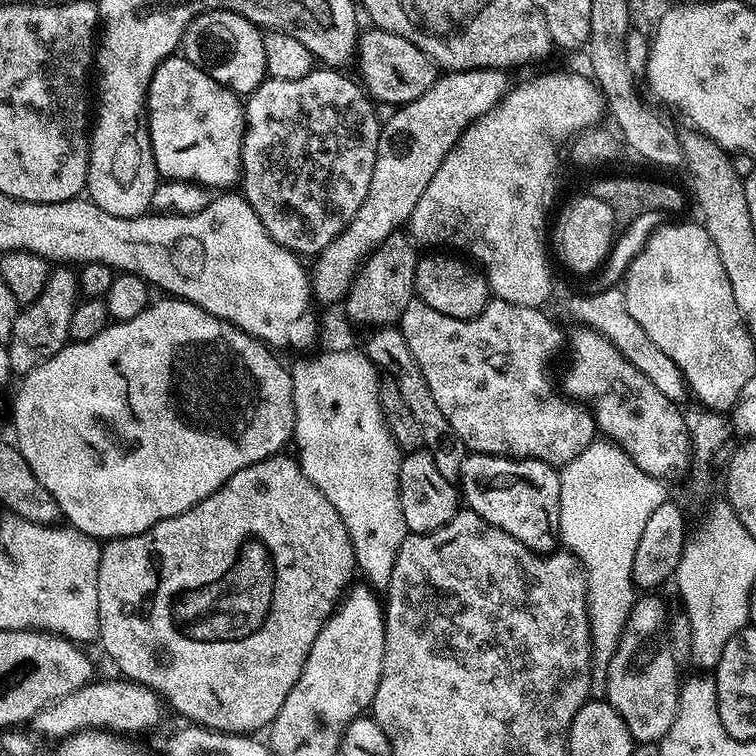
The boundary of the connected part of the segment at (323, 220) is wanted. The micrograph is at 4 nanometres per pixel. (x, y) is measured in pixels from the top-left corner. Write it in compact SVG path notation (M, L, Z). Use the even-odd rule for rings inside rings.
M320 66L306 73L302 78L294 78L293 80L265 78L265 80L251 92L244 104L244 145L240 151L242 195L244 199L247 200L249 206L254 210L254 214L258 214L262 226L266 226L270 238L274 242L281 244L284 248L288 248L290 251L304 258L307 258L307 256L309 256L309 258L315 257L326 246L330 246L330 242L334 237L352 221L354 214L358 214L358 206L362 206L362 202L366 198L366 190L370 190L370 179L368 176L348 176L348 172L336 172L336 168L332 168L332 172L328 172L328 168L316 168L316 164L374 164L372 148L378 150L378 138L380 137L382 121L378 115L377 109L374 107L373 101L370 99L368 93L364 91L363 87L361 87L353 77L352 81L350 77L343 76L342 73L343 71L340 70L333 70L327 66ZM288 164L292 164L292 172L284 172L284 168L288 168Z

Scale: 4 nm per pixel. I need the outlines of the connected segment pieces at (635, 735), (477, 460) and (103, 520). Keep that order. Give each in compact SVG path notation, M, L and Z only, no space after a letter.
M644 594L637 599L636 603L632 605L632 609L630 610L630 614L628 615L628 621L626 622L626 626L624 627L624 632L620 635L620 641L618 642L618 646L616 647L616 653L614 654L614 658L610 662L610 666L608 667L608 690L606 693L606 699L609 704L611 704L614 710L618 710L618 714L622 718L622 722L626 722L626 726L630 730L630 734L632 735L633 741L636 744L654 744L661 740L663 740L664 735L668 733L670 730L670 722L674 722L674 718L676 717L676 707L678 706L678 698L680 697L680 684L678 683L678 679L676 680L676 672L678 672L678 666L674 662L674 658L672 657L671 651L664 650L664 652L644 652L644 647L647 646L648 643L651 642L652 639L655 638L656 635L660 632L660 627L666 624L666 618L664 622L664 604L662 601L656 597L656 594Z
M468 454L460 467L459 491L471 511L506 530L532 552L557 551L560 534L560 474L553 465L541 460L513 460L507 456Z
M160 298L157 302L149 303L146 310L142 310L142 314L138 314L138 318L130 318L129 320L121 320L119 322L109 323L106 330L102 330L102 334L90 338L90 342L68 342L64 348L58 350L48 361L42 362L34 370L30 370L19 382L20 389L16 392L16 401L12 404L12 428L16 431L14 443L16 449L22 454L22 458L26 458L26 462L30 462L30 470L34 474L34 478L38 478L38 482L42 482L42 486L46 486L46 490L50 490L50 494L54 494L54 502L58 502L63 519L67 521L71 527L85 532L88 536L95 536L101 542L110 540L119 540L121 536L137 536L146 530L150 530L158 522L162 522L166 518L174 518L178 514L182 514L186 510L190 510L190 506L194 506L198 502L202 502L202 498L206 498L210 494L214 494L214 490L218 490L230 479L234 474L238 474L238 470L246 470L246 466L258 463L268 456L275 456L281 451L280 448L284 443L293 439L296 431L296 411L294 410L294 394L292 393L292 374L291 371L275 356L273 349L269 347L263 340L257 340L255 336L246 334L241 328L234 327L230 322L226 322L222 318L218 318L214 314L210 314L206 310L202 310L198 306L194 306L188 300L179 298Z

